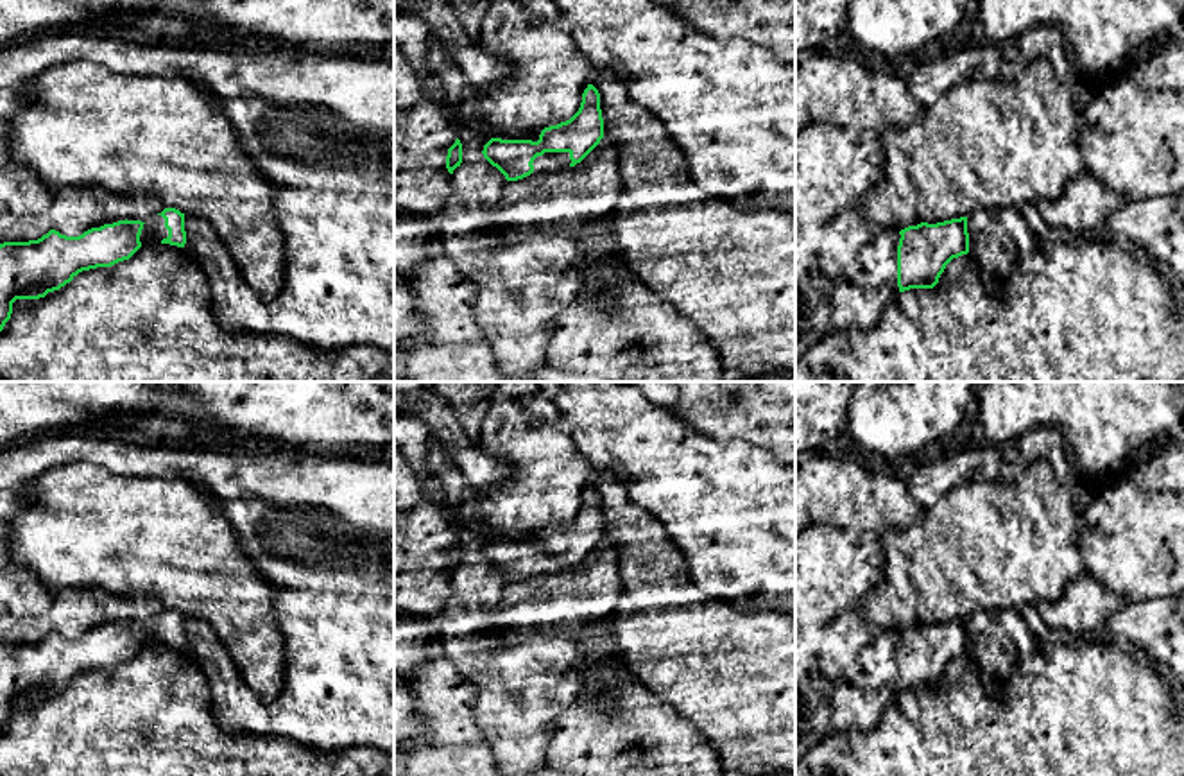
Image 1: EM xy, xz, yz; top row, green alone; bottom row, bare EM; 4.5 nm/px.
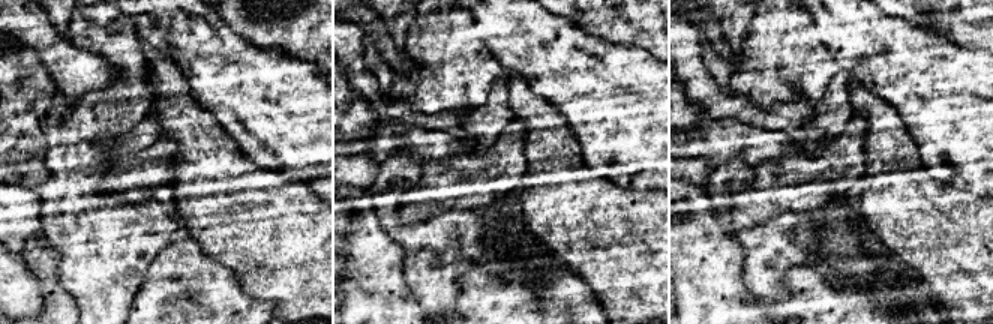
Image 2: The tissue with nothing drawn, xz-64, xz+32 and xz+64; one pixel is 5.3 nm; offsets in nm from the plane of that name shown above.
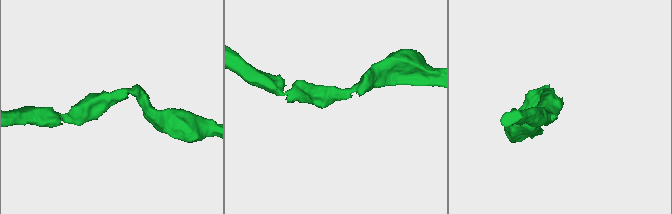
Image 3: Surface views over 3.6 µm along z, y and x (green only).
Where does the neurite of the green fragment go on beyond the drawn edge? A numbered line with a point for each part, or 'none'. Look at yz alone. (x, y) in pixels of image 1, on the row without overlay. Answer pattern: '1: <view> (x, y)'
none

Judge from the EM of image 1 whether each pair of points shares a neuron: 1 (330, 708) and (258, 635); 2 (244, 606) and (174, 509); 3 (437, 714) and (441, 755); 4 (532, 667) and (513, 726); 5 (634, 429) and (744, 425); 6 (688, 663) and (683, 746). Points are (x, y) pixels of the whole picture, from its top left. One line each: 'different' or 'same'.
1: different
2: same
3: same
4: same
5: different
6: different

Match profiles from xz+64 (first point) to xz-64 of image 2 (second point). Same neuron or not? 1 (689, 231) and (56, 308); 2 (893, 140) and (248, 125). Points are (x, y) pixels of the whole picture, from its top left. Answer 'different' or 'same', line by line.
1: same
2: different

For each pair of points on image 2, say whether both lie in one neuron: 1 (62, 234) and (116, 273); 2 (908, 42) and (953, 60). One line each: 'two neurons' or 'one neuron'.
1: one neuron
2: one neuron

